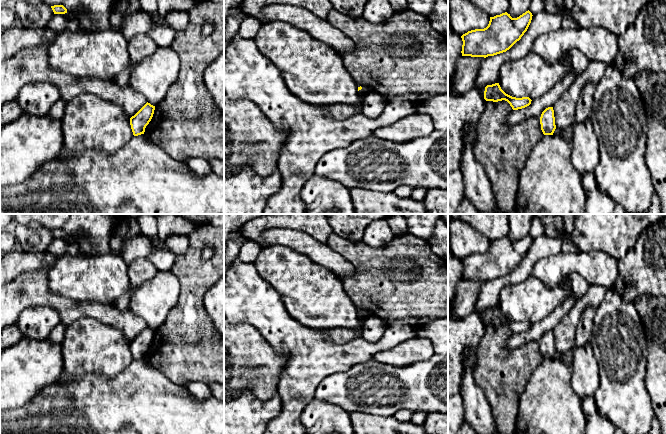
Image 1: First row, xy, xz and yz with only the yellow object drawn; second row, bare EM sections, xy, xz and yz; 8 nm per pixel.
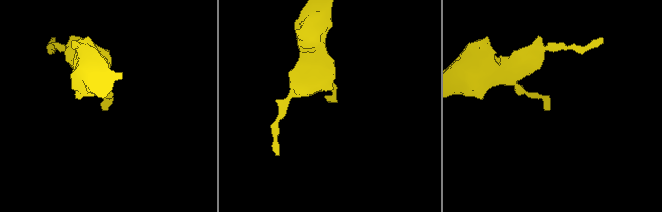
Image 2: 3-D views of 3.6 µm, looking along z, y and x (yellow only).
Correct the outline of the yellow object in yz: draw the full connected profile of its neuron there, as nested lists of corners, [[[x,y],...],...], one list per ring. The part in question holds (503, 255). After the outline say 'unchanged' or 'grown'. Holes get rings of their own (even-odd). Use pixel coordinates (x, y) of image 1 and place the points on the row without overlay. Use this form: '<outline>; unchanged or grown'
[[[528,234],[517,242],[512,242],[507,236],[490,241],[489,248],[486,252],[471,254],[461,260],[463,265],[462,280],[486,282],[506,276],[519,265],[527,255],[532,240],[532,237]]]; unchanged

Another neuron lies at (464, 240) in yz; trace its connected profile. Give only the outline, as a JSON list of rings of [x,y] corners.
[[[452,219],[449,224],[449,248],[451,252],[463,259],[475,253],[488,250],[490,240],[468,223],[460,219]]]

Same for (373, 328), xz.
[[[371,315],[367,317],[362,326],[362,337],[368,342],[377,342],[385,331],[386,323],[379,317]]]

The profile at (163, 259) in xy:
[[[153,246],[152,251],[149,253],[147,259],[158,271],[170,271],[176,257],[177,256],[168,249]]]

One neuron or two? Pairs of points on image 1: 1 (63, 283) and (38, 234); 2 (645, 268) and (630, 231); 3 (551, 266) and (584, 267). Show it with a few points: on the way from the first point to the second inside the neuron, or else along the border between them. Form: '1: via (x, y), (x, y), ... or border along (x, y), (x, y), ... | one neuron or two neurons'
1: border along (22, 250), (45, 252) | two neurons
2: border along (649, 225), (640, 234), (636, 243), (617, 259) | two neurons
3: via (559, 266), (576, 266) | one neuron

